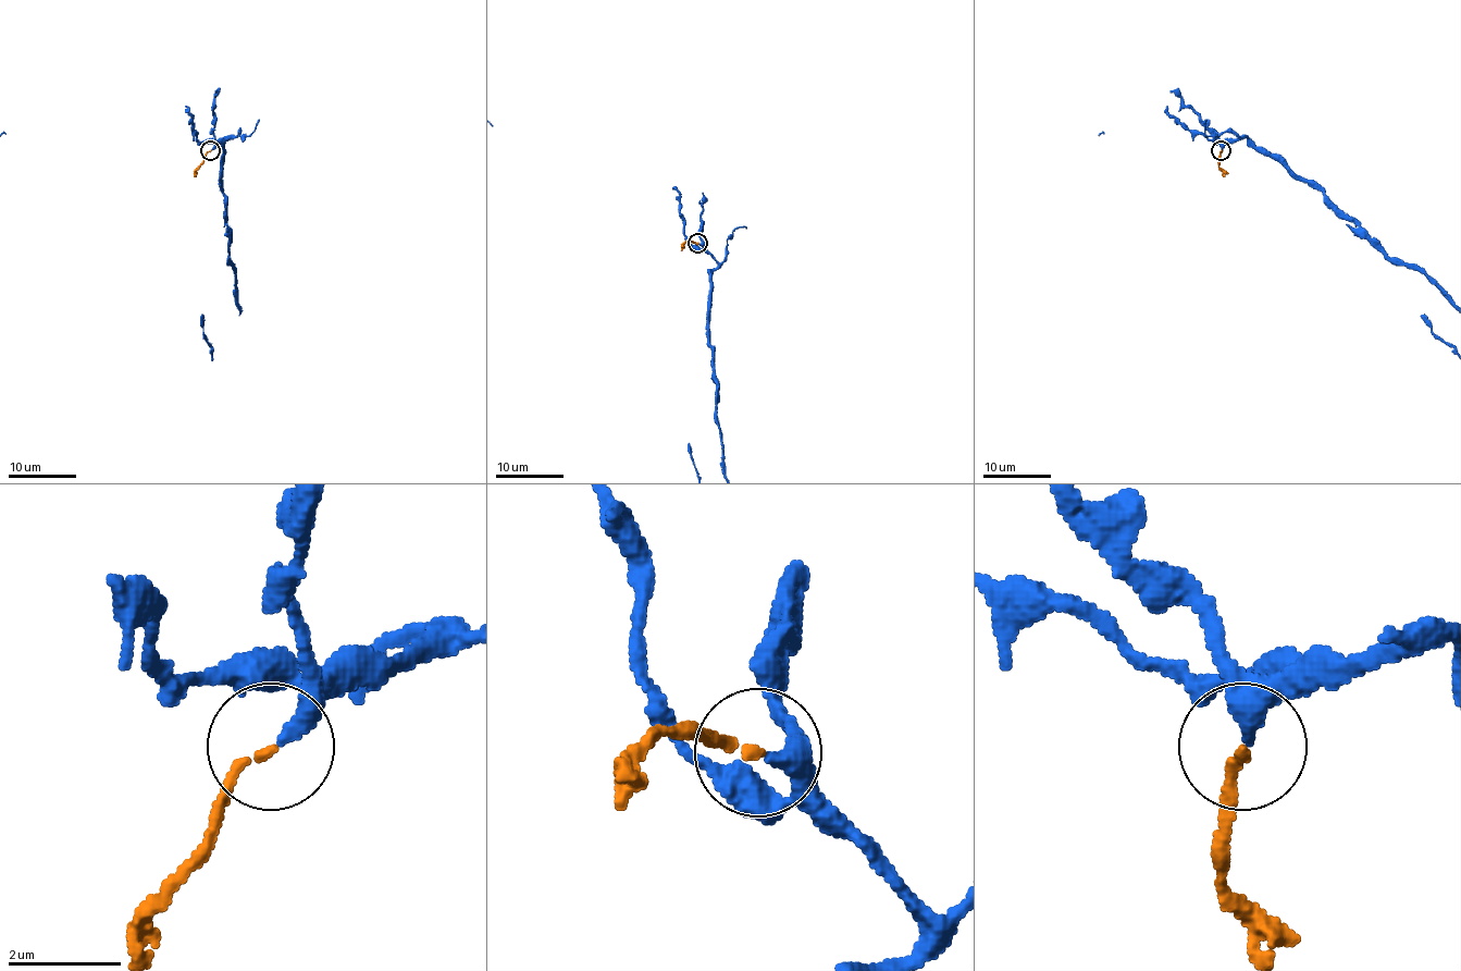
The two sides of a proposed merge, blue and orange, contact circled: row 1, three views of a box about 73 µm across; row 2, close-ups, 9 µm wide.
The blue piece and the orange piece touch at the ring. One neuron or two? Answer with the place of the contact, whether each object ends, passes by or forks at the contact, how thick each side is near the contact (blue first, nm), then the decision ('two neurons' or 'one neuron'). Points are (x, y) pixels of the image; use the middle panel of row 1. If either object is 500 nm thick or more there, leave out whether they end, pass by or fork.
at (697, 243); blue ends there; orange ends there; 320 nm thick on the blue side, 160 nm on the other; one neuron

